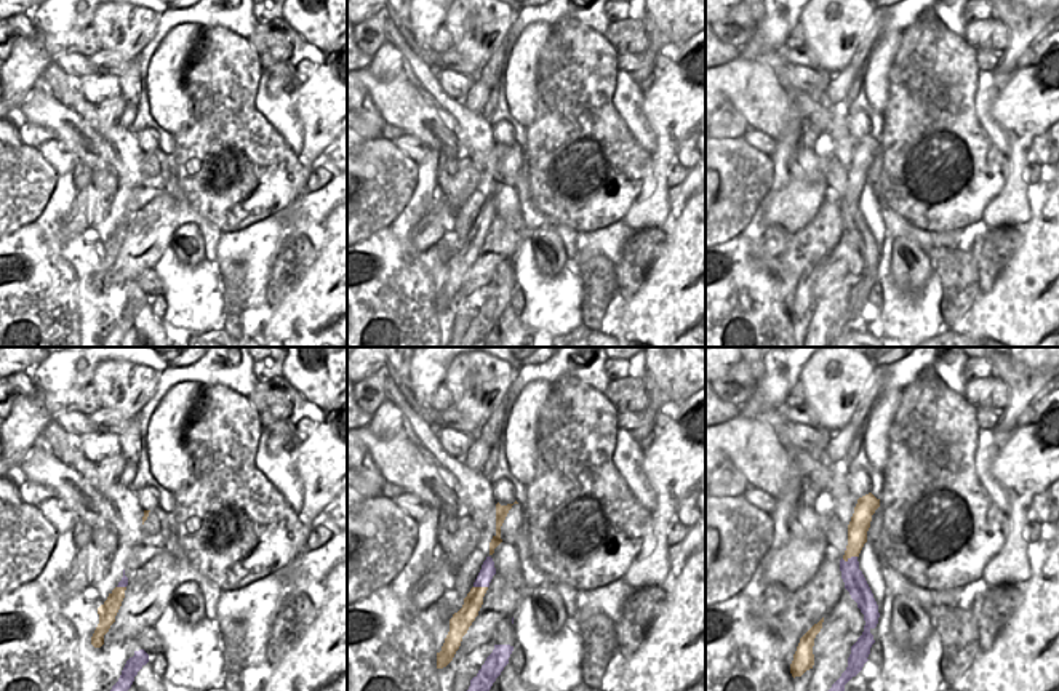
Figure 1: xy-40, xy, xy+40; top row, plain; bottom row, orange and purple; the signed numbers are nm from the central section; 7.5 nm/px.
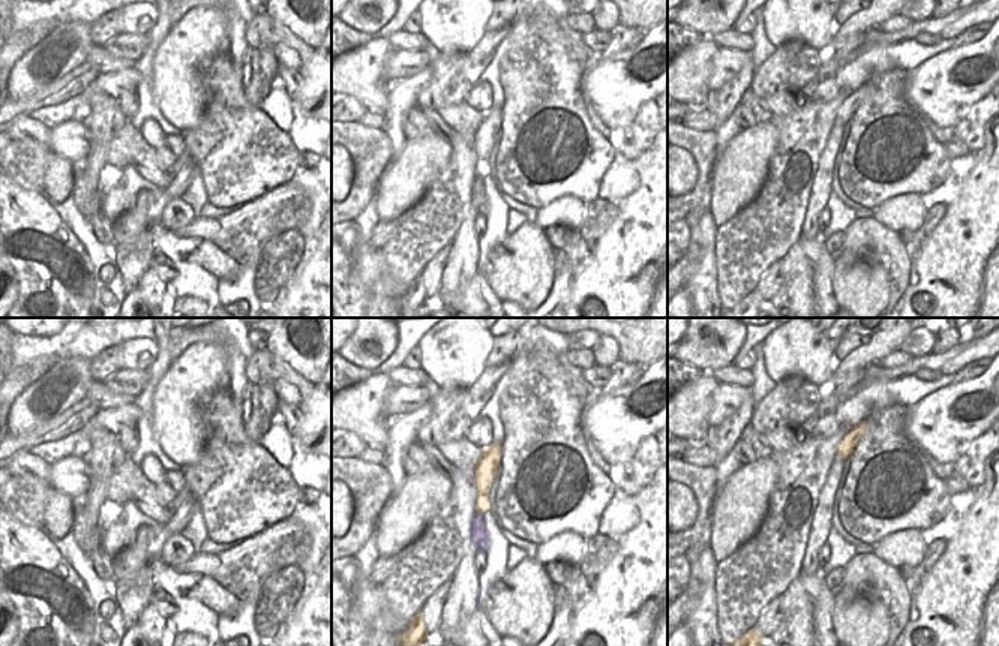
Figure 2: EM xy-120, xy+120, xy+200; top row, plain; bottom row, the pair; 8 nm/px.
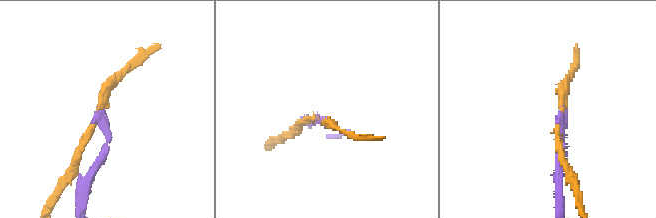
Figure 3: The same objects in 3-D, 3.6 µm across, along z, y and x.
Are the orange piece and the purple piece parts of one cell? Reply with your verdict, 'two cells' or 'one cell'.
two cells

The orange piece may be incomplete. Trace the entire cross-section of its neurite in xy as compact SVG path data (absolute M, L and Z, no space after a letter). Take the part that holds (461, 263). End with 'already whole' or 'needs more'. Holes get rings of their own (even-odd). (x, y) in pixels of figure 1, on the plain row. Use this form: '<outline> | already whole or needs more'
M472 229L464 240L462 250L450 261L450 274L445 280L442 293L437 294L437 310L446 309L453 302L461 288L462 278L478 258L486 232L488 229Z | already whole

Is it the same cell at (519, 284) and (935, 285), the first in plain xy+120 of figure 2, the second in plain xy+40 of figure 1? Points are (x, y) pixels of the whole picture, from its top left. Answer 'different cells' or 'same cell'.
different cells

